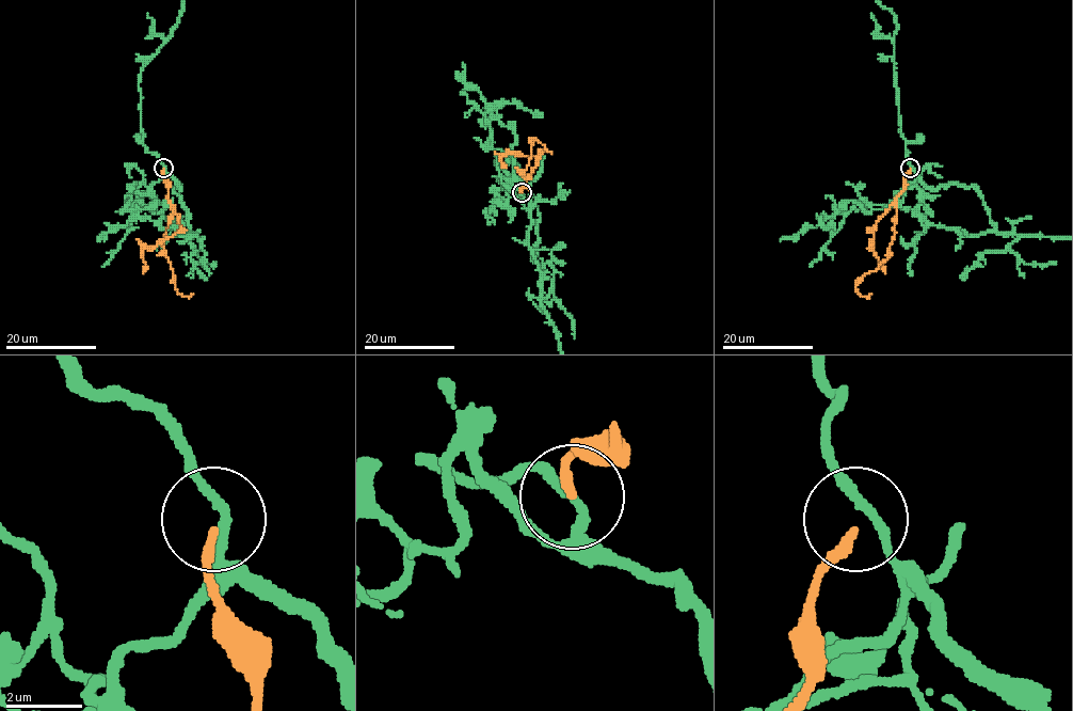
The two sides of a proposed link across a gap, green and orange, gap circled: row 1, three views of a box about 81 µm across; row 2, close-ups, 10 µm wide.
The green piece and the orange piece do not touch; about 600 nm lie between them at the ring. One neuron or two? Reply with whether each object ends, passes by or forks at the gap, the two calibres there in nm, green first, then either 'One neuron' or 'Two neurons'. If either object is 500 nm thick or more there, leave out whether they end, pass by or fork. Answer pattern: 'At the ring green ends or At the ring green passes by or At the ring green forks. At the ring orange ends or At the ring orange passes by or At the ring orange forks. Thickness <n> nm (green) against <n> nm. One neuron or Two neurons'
At the ring green passes by. At the ring orange ends. Thickness 240 nm (green) against 260 nm. Two neurons

